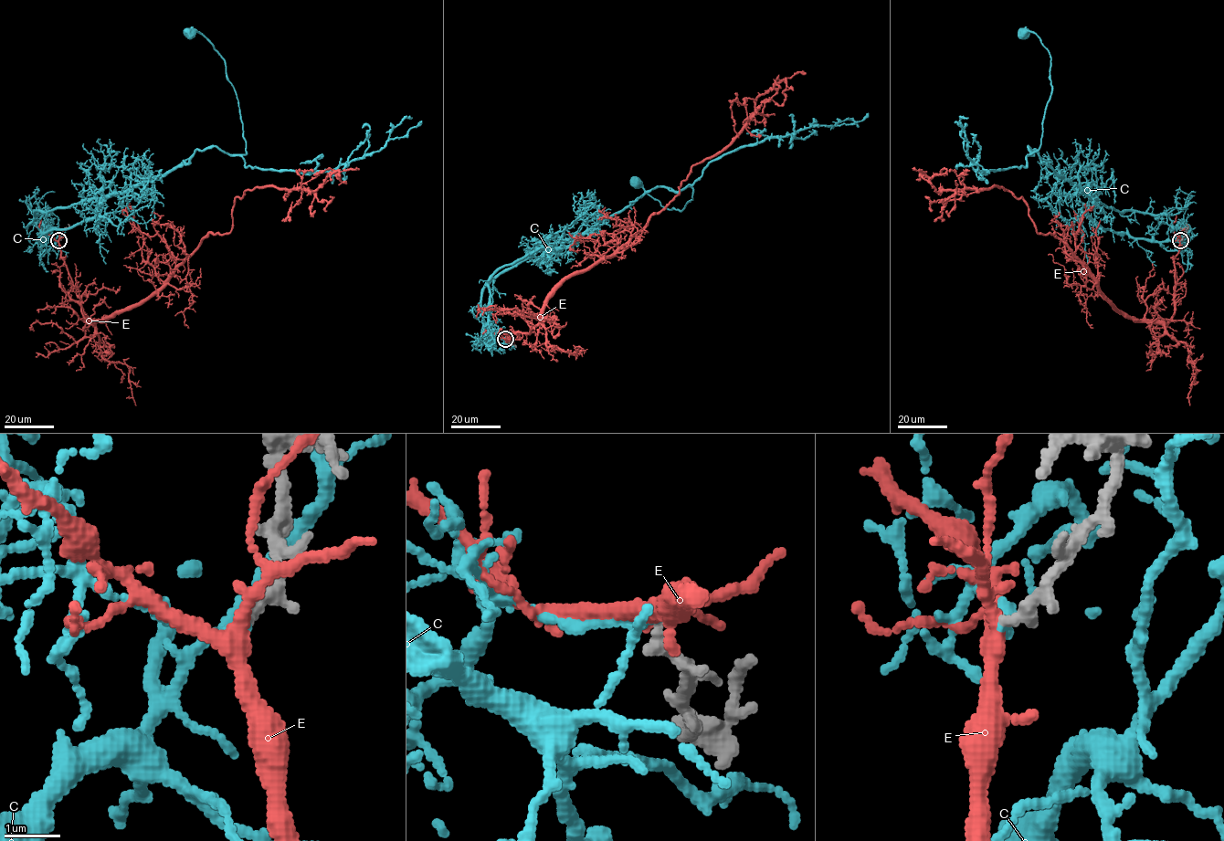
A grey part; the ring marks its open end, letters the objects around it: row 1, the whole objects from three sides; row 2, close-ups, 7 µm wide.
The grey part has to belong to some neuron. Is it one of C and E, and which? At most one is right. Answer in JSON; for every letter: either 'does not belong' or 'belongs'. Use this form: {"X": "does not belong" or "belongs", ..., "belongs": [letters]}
{"C": "does not belong", "E": "does not belong", "belongs": []}

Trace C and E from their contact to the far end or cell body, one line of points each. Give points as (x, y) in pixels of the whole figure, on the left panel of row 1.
C: (58, 240), (42, 234), (89, 220), (100, 200), (197, 150), (247, 153), (225, 60), (189, 32)
E: (58, 240), (68, 296), (105, 322), (209, 233), (227, 234), (247, 190), (340, 179), (313, 175)

